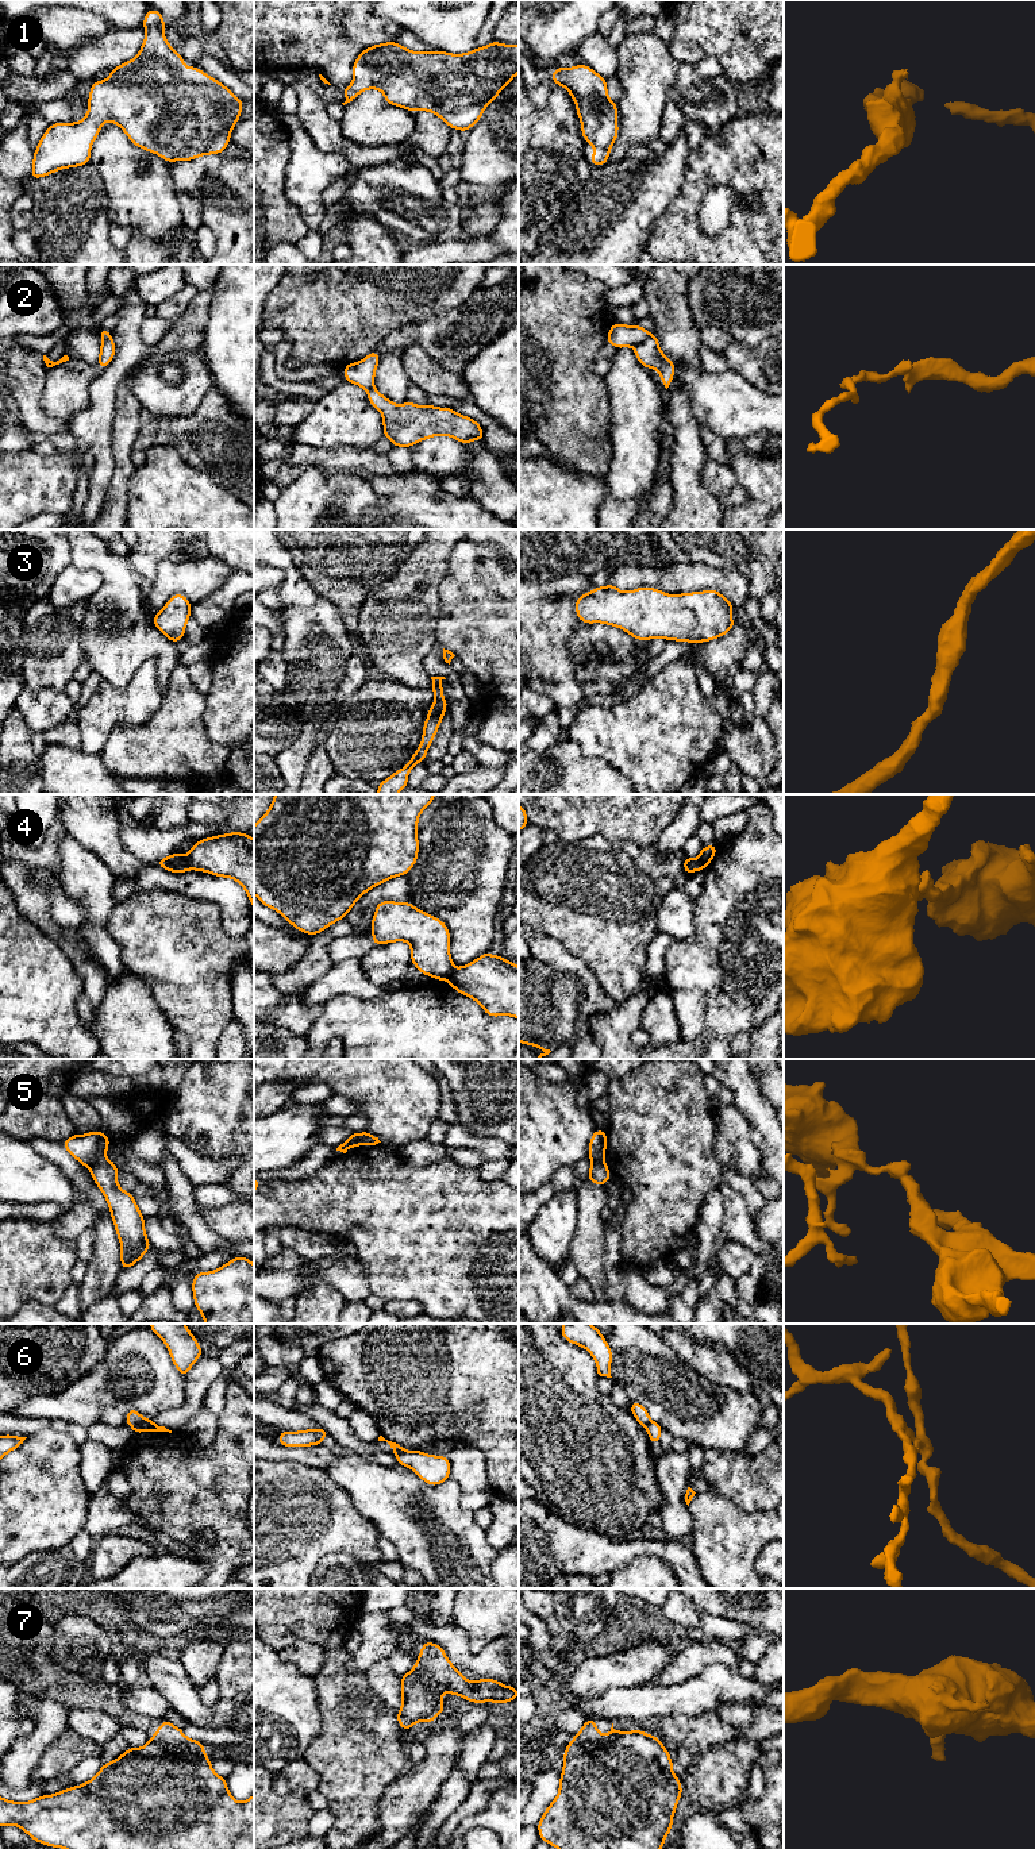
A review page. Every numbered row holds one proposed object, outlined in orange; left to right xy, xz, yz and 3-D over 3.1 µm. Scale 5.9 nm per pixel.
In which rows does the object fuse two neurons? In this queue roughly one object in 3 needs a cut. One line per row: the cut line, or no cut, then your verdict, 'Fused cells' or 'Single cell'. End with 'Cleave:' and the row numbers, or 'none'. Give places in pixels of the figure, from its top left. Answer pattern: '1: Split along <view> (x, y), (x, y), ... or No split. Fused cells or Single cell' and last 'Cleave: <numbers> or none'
1: No split. Single cell
2: Split along yz (650, 334), (635, 347). Fused cells
3: No split. Single cell
4: Split along xy (184, 856), (189, 869). Fused cells
5: Split along xy (103, 1156), (89, 1167). Fused cells
6: Split along xy (146, 1418), (133, 1428). Fused cells
7: Split along xz (431, 1644), (433, 1659), (423, 1668), (415, 1670). Fused cells
Cleave: 2, 4, 5, 6, 7

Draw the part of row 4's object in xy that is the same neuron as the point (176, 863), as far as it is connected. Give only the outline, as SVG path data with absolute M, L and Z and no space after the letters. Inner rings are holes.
M180 852L162 858L157 860L155 864L174 874L182 874L189 870L186 858Z

